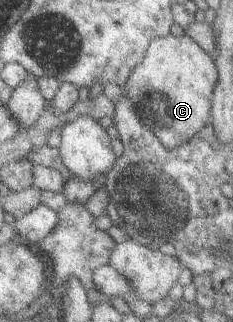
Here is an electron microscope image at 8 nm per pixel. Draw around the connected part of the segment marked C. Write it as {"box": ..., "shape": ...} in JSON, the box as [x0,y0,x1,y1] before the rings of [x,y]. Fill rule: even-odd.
{"box":[121,33,217,149],"shape":[[[169,33],[148,43],[141,63],[133,67],[121,89],[131,101],[141,125],[151,131],[165,149],[173,149],[188,142],[208,123],[216,79],[217,70],[210,55],[185,34],[175,37]]]}

